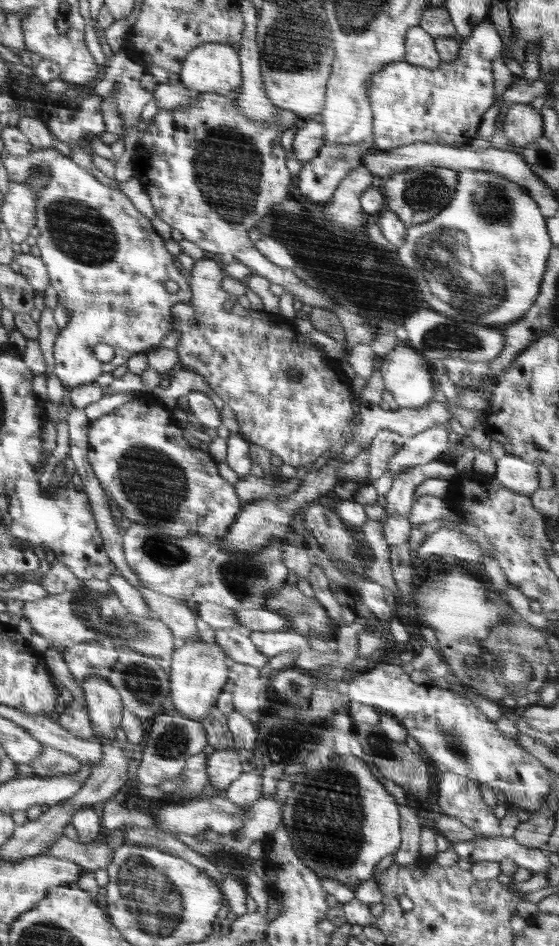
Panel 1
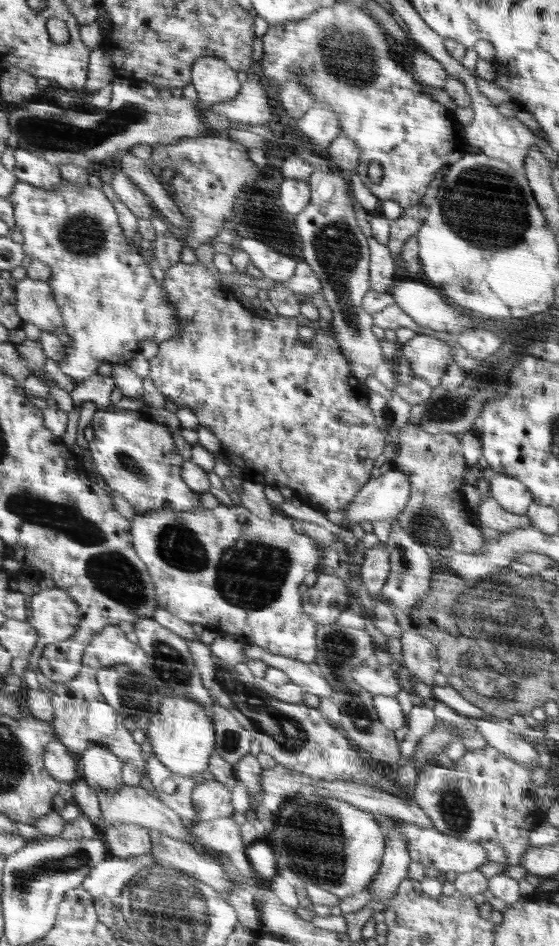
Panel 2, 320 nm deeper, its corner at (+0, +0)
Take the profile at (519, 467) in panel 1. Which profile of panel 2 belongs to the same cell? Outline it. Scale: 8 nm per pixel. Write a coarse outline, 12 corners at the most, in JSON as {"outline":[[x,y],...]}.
{"outline":[[498,473],[488,495],[506,512],[525,514],[534,503],[515,476]]}

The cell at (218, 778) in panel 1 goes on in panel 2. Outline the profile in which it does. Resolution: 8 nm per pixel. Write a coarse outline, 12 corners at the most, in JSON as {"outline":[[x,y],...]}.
{"outline":[[198,782],[191,794],[197,820],[232,814],[227,785]]}

